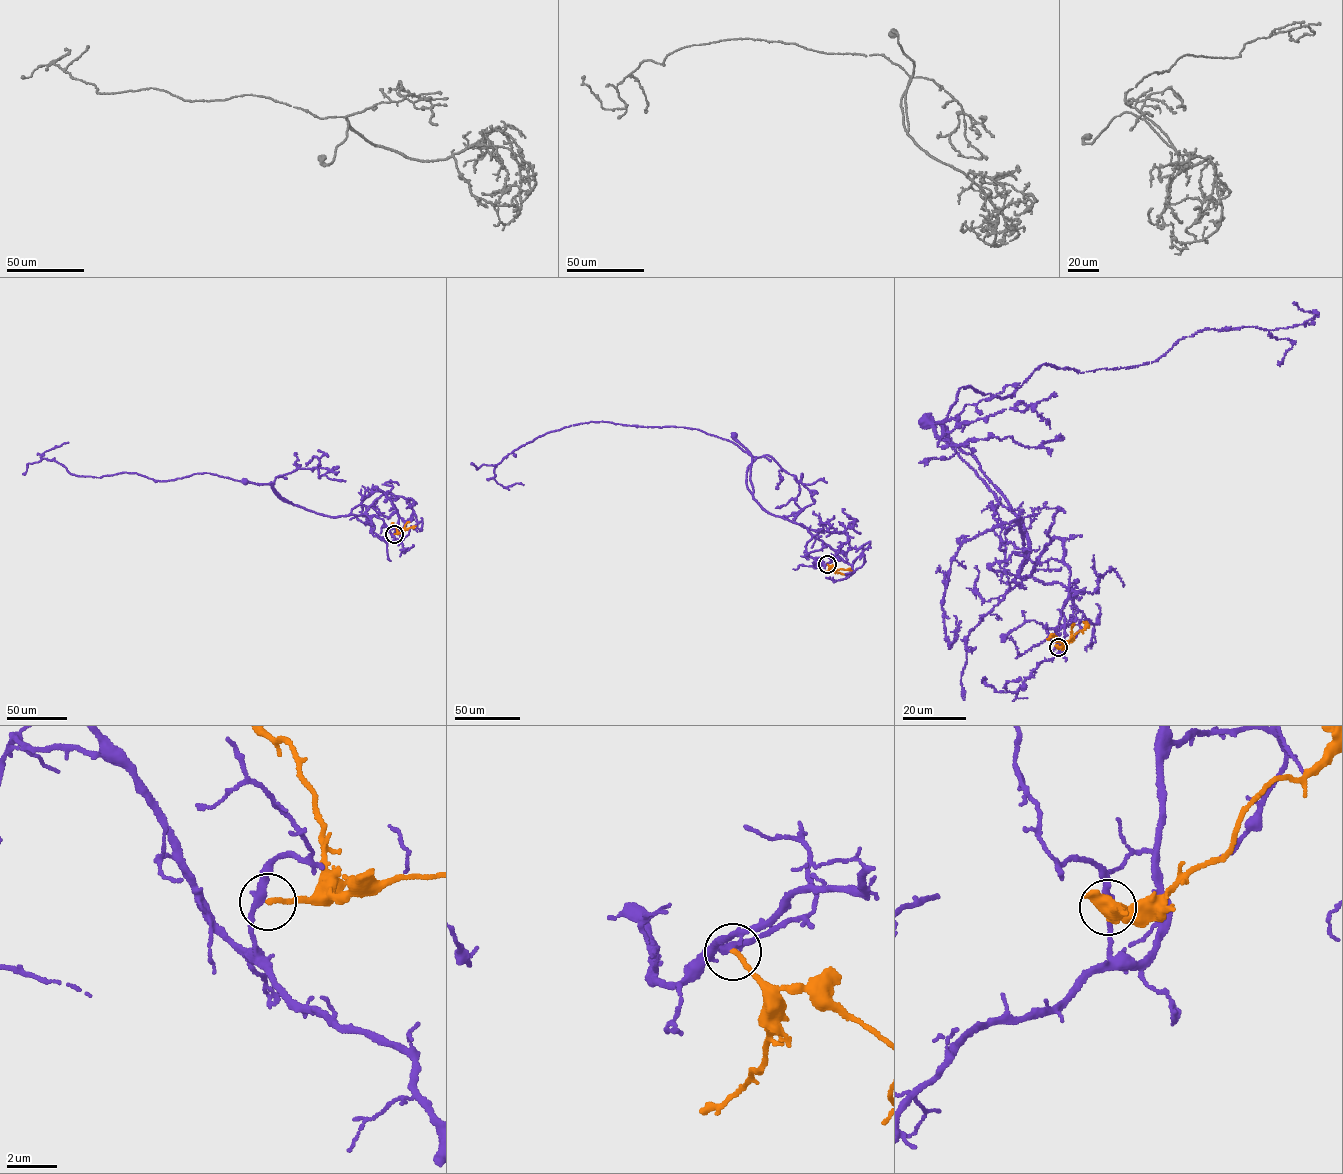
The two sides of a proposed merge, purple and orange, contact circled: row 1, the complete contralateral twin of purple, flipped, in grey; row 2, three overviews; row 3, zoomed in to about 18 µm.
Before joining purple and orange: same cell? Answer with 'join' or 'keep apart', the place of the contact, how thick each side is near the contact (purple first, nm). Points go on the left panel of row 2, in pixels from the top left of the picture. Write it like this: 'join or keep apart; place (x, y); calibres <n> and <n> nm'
keep apart; place (394, 534); calibres 280 and 200 nm

